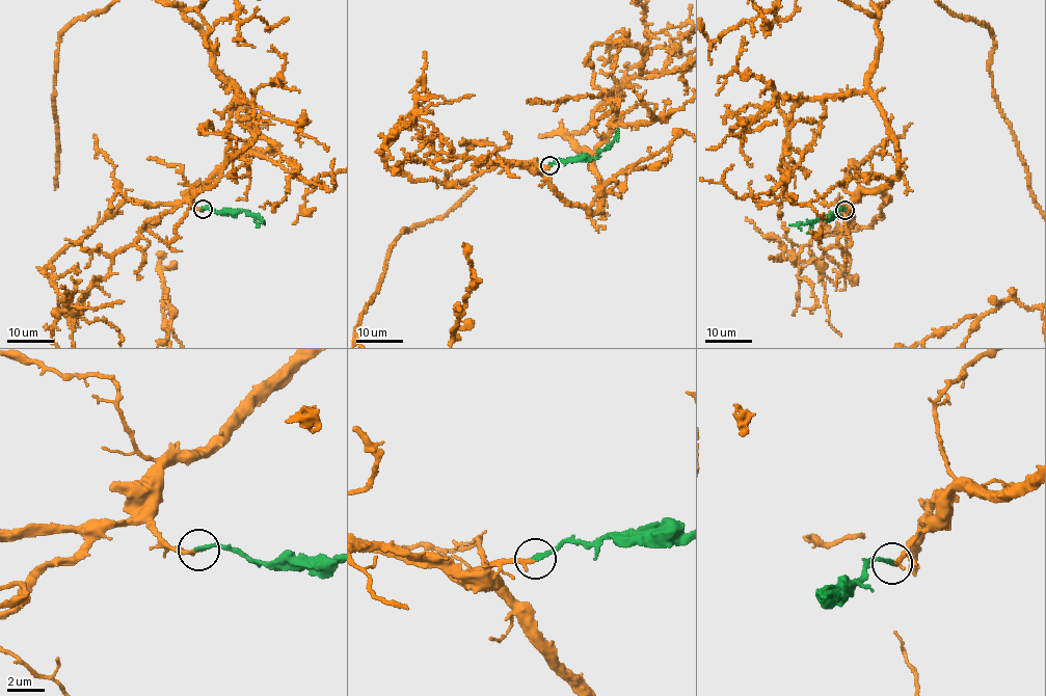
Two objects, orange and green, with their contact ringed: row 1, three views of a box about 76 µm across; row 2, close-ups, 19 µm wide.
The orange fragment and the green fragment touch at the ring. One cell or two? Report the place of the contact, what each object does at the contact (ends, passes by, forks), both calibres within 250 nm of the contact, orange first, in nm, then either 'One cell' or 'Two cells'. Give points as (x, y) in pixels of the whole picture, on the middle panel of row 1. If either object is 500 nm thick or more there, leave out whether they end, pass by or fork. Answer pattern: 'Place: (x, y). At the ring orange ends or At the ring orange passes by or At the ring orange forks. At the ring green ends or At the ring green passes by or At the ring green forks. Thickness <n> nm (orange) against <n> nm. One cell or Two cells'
Place: (550, 165). At the ring orange ends. At the ring green ends. Thickness 220 nm (orange) against 240 nm. One cell

